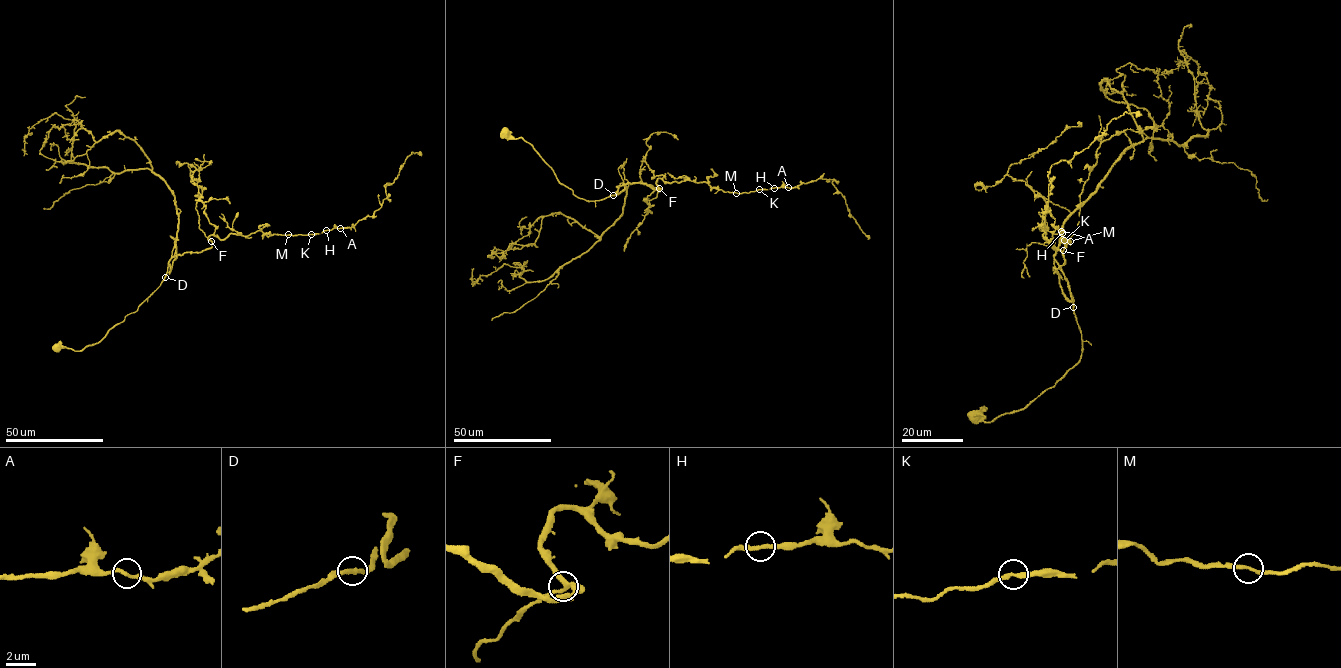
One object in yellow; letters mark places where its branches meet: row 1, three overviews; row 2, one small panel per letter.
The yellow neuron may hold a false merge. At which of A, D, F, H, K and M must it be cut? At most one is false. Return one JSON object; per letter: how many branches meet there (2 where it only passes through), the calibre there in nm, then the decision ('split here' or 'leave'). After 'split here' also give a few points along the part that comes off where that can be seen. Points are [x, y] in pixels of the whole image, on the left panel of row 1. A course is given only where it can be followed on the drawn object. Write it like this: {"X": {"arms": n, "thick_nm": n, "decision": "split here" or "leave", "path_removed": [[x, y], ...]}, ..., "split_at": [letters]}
{"A": {"arms": 2, "thick_nm": 240, "decision": "leave"}, "D": {"arms": 2, "thick_nm": 280, "decision": "leave"}, "F": {"arms": 3, "thick_nm": 280, "decision": "leave"}, "H": {"arms": 2, "thick_nm": 240, "decision": "leave"}, "K": {"arms": 2, "thick_nm": 240, "decision": "leave"}, "M": {"arms": 2, "thick_nm": 240, "decision": "leave"}, "split_at": []}

